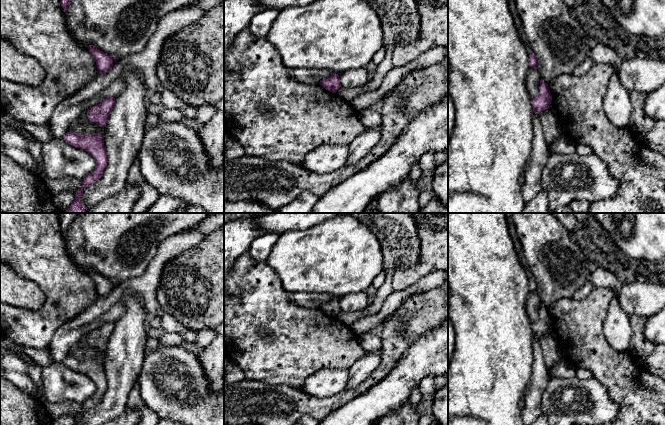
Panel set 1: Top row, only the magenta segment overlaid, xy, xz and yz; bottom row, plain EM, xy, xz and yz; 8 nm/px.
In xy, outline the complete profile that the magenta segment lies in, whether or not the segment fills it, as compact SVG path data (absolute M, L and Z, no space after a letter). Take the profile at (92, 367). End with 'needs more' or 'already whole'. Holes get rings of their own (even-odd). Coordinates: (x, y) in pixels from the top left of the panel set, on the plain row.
M74 355L67 356L63 363L68 368L88 376L96 385L96 393L83 403L81 411L74 417L74 425L80 425L84 413L98 405L107 390L108 384L104 364L100 358L79 359Z; already whole

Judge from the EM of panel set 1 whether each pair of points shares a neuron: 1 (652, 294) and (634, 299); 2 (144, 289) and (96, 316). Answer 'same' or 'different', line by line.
1: same
2: same

